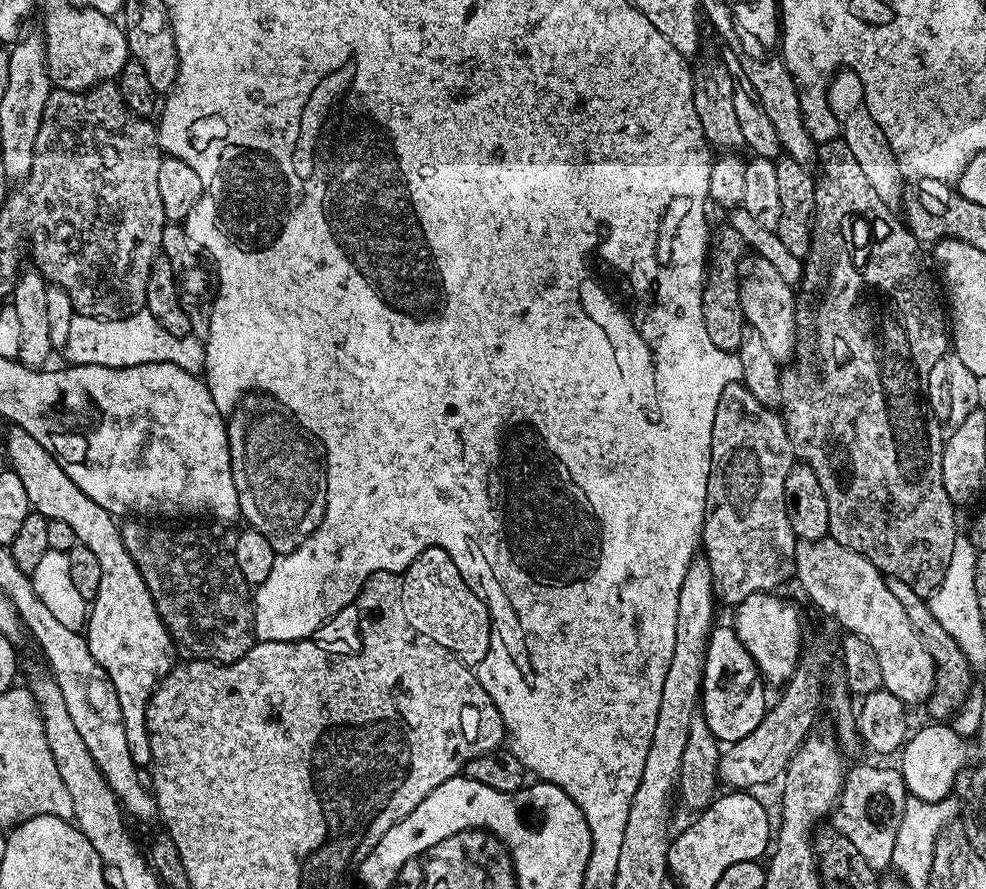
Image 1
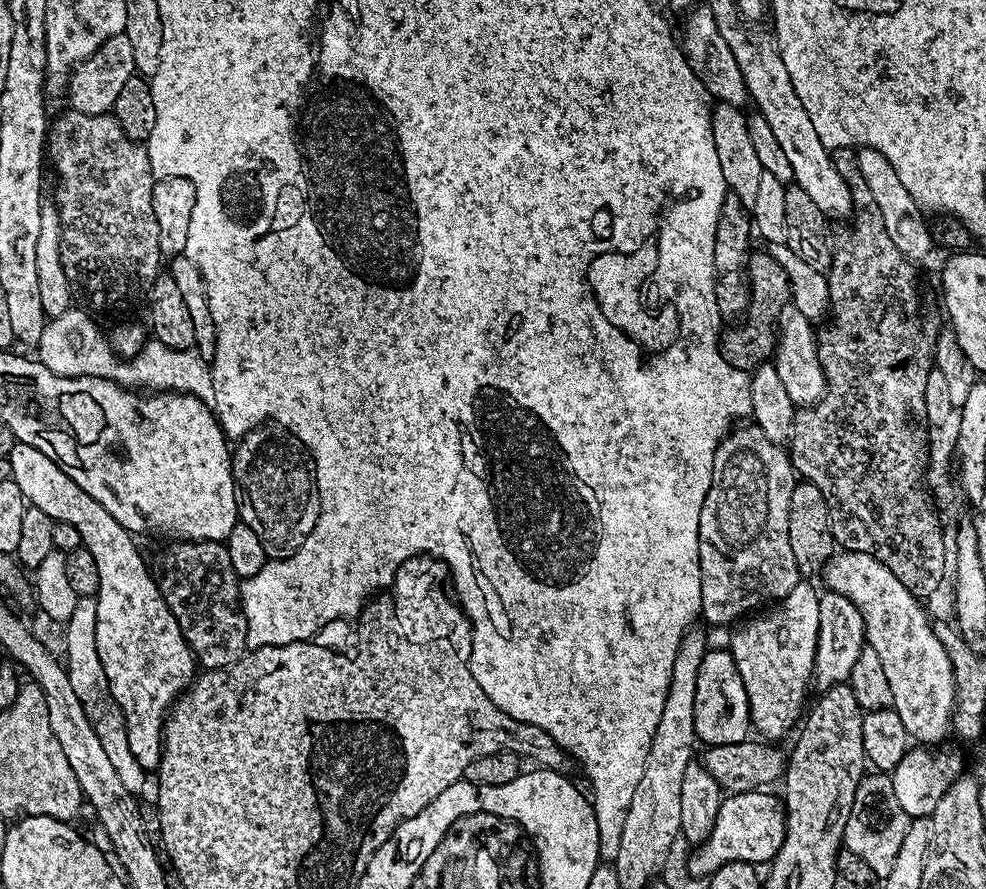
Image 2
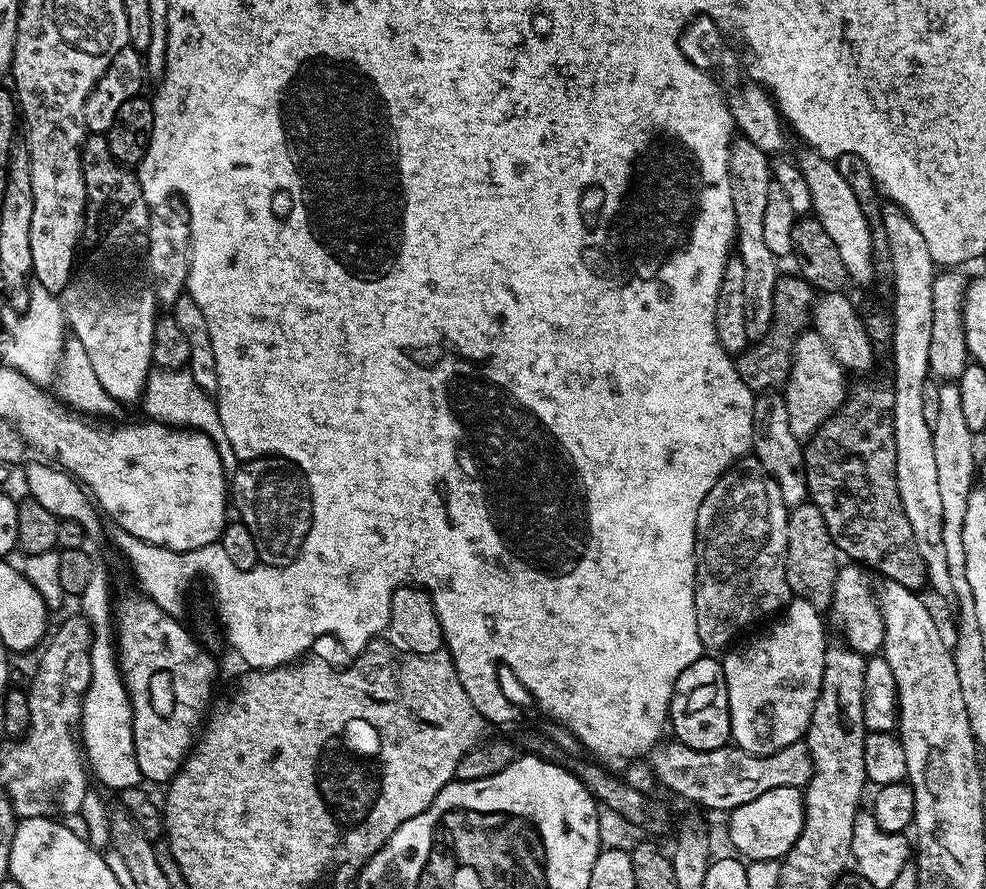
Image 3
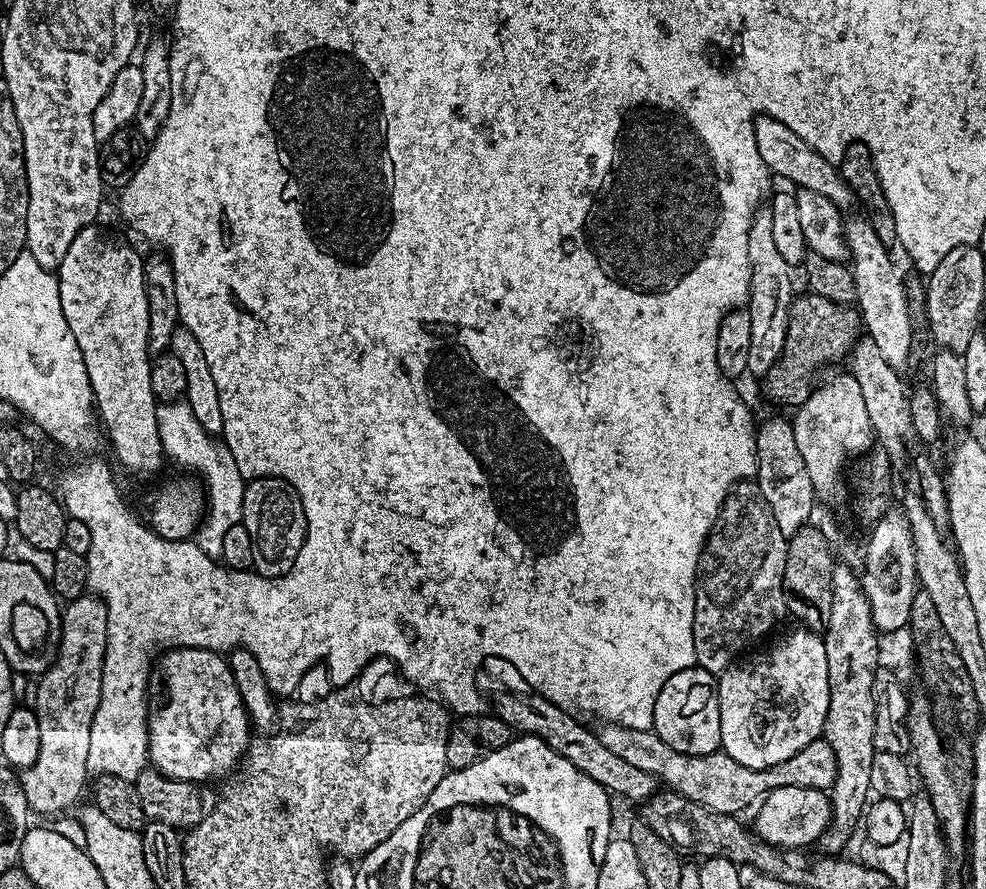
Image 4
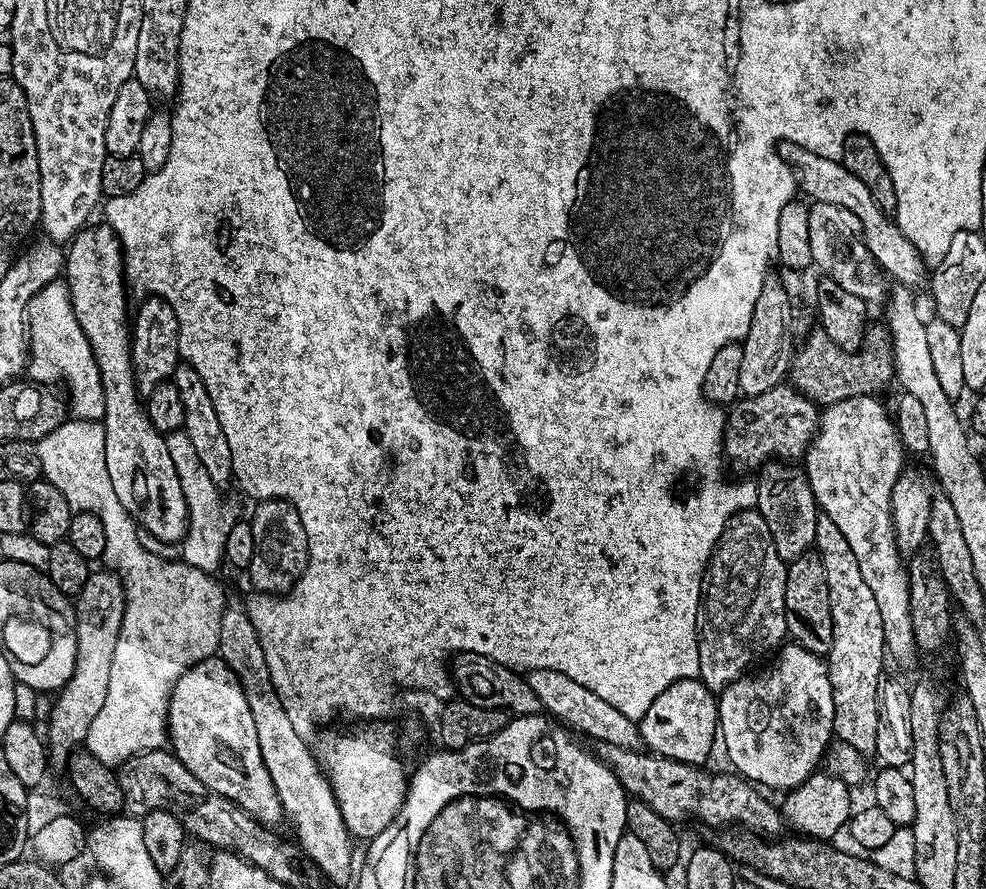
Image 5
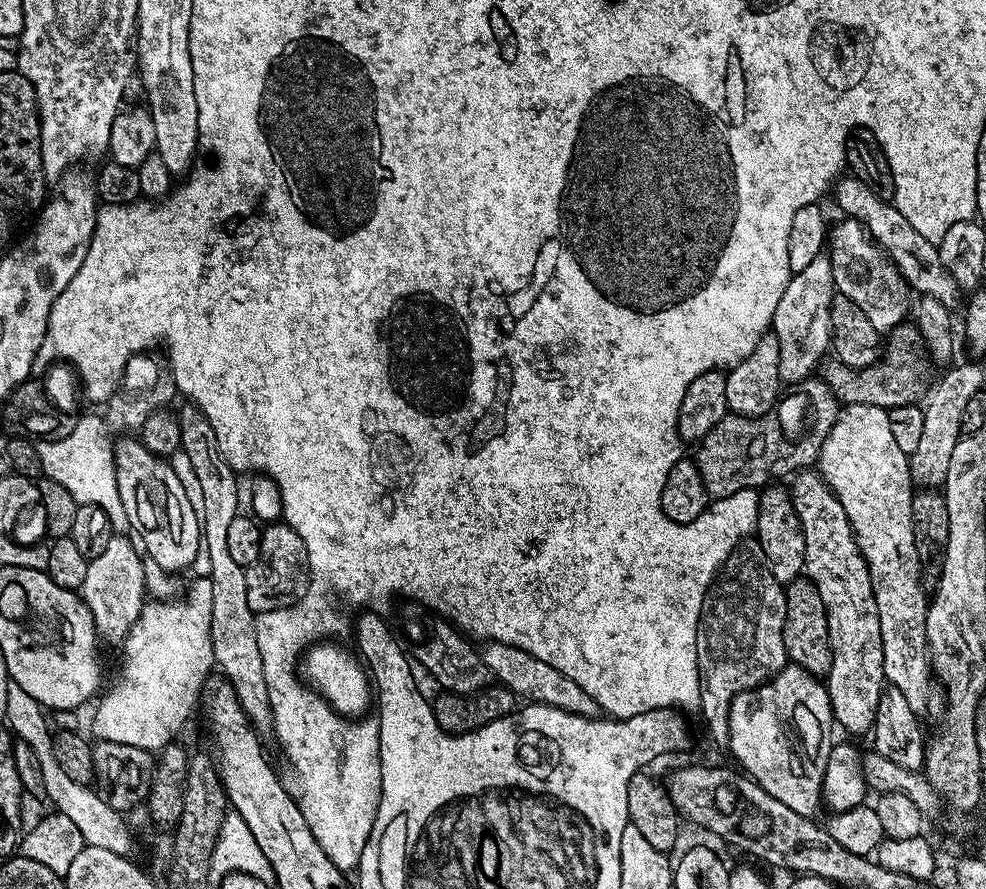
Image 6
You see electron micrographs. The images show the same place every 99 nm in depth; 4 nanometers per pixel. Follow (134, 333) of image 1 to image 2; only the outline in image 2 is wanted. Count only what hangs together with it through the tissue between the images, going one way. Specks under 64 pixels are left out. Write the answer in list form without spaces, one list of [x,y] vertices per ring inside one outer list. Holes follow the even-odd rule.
[[[70,307],[66,314],[53,316],[45,323],[38,359],[51,372],[59,376],[101,376],[125,386],[149,384],[152,392],[185,392],[203,404],[214,405],[212,369],[209,361],[203,360],[195,350],[170,350],[170,346],[162,346],[162,342],[148,338],[139,354],[121,358],[110,347],[105,333],[103,336],[99,326],[87,316],[89,313],[79,307]]]

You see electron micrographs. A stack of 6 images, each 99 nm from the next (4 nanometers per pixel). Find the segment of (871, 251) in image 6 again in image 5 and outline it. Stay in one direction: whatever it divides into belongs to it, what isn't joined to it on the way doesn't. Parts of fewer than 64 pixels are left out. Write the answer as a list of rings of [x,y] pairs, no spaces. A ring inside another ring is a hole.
[[[812,202],[808,204],[810,214],[810,254],[813,265],[821,268],[827,279],[838,282],[842,290],[862,298],[869,306],[883,305],[890,291],[889,281],[885,273],[876,264],[863,238],[859,218],[842,206],[834,206],[827,202]]]

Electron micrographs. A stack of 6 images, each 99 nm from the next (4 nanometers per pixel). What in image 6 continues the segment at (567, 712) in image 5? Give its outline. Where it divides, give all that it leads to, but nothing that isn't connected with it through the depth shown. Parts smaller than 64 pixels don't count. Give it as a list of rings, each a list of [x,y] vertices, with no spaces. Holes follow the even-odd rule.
[[[497,640],[485,643],[482,655],[491,679],[497,685],[509,688],[521,701],[554,706],[558,710],[566,710],[570,714],[579,716],[595,717],[597,715],[598,706],[594,698],[590,698],[588,690],[578,686],[574,678],[566,678],[562,670],[554,670],[554,666],[542,662],[542,658],[534,658],[518,646],[510,646]]]

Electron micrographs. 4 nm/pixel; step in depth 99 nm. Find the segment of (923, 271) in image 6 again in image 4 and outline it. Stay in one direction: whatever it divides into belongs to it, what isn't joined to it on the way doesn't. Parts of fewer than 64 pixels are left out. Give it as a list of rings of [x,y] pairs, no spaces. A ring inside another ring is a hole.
[[[759,113],[753,120],[753,124],[755,146],[769,173],[792,182],[795,187],[815,190],[818,194],[829,197],[836,208],[842,212],[847,211],[848,207],[857,203],[853,191],[841,178],[839,167],[827,162],[826,158],[822,158],[804,139],[799,138],[798,134],[794,133],[794,130],[790,130],[785,123],[778,122],[772,116]]]

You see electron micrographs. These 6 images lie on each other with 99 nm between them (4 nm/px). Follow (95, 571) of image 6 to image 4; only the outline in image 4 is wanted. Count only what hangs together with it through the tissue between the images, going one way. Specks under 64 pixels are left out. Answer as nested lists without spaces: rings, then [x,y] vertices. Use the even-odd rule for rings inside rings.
[[[85,594],[78,597],[76,600],[67,601],[63,605],[60,614],[60,648],[56,651],[55,662],[48,667],[46,671],[39,677],[38,683],[35,685],[34,696],[36,692],[36,701],[34,701],[34,707],[36,709],[36,717],[38,718],[38,731],[42,733],[42,747],[38,750],[38,762],[34,762],[34,766],[23,769],[19,773],[18,779],[22,790],[26,794],[26,802],[28,803],[29,809],[33,813],[36,812],[40,816],[52,816],[55,817],[57,814],[67,813],[69,810],[75,809],[77,805],[81,803],[82,797],[85,795],[86,786],[84,790],[84,783],[89,783],[90,773],[88,771],[88,759],[90,758],[90,726],[92,725],[92,719],[94,718],[94,710],[98,710],[98,698],[102,698],[102,666],[104,665],[104,655],[106,654],[106,606],[103,600],[95,594]]]

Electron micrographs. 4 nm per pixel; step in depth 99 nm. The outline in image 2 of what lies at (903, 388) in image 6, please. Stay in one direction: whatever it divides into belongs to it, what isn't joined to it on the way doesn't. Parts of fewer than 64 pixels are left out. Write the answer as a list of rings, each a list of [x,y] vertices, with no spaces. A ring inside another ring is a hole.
[[[753,249],[749,253],[745,275],[749,285],[749,305],[745,320],[735,326],[725,327],[728,329],[719,333],[718,347],[722,358],[726,358],[730,366],[751,374],[758,365],[773,359],[778,335],[776,325],[781,311],[791,303],[791,292],[786,272],[765,249]]]

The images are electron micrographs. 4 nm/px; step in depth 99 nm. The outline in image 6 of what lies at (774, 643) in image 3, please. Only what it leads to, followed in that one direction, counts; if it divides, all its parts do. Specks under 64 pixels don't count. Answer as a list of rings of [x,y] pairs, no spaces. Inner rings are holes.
[[[789,663],[767,684],[734,698],[728,715],[727,747],[732,748],[735,763],[766,794],[797,814],[815,817],[822,808],[823,775],[834,740],[832,728],[827,687],[797,664]]]

